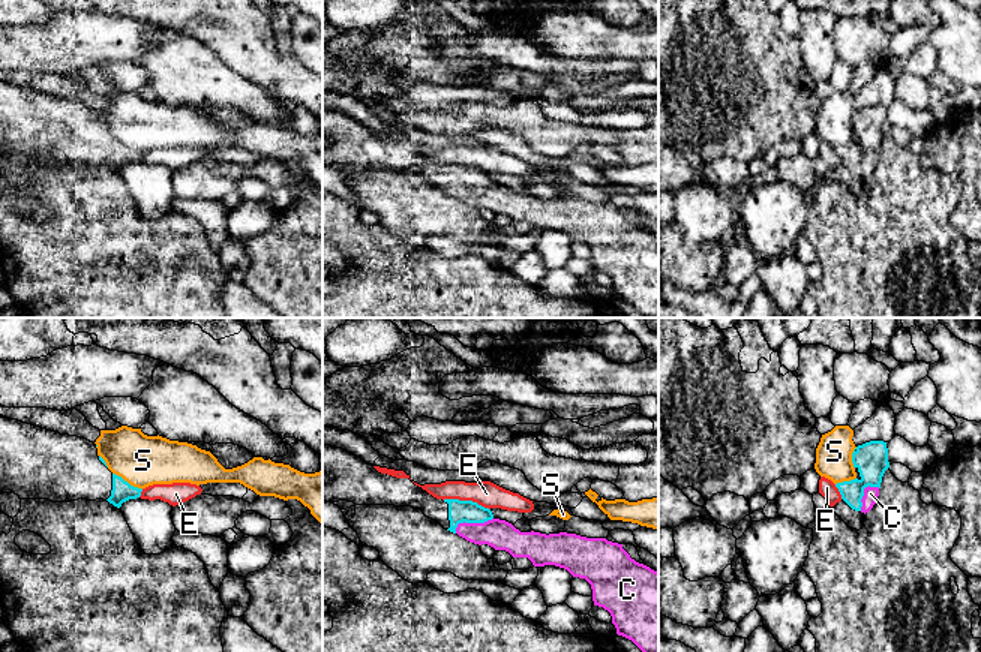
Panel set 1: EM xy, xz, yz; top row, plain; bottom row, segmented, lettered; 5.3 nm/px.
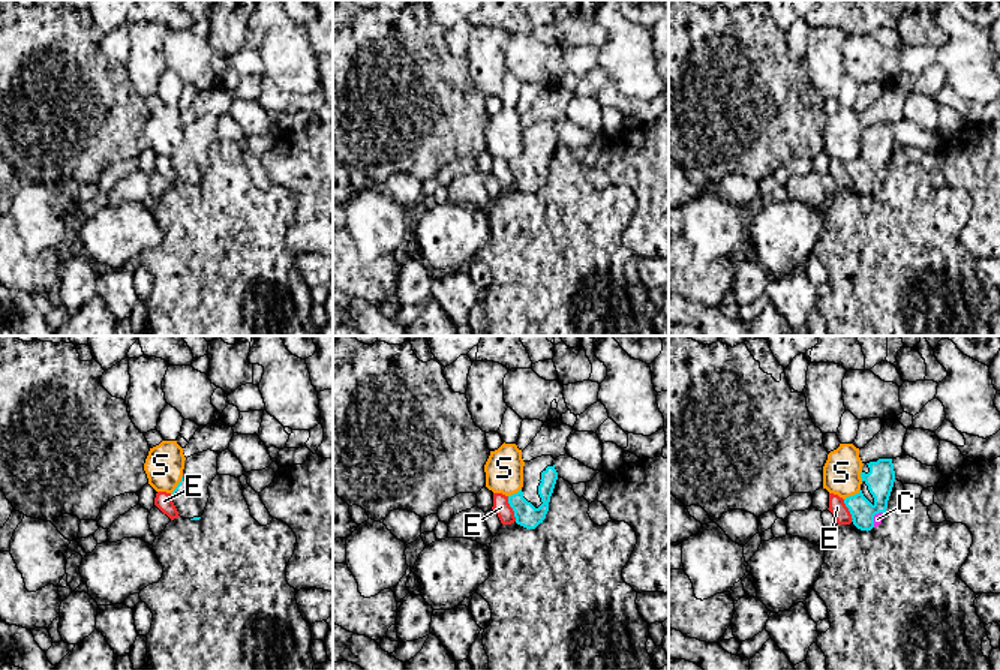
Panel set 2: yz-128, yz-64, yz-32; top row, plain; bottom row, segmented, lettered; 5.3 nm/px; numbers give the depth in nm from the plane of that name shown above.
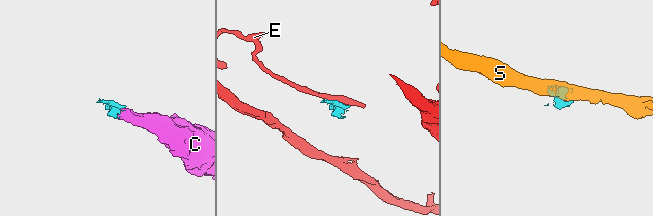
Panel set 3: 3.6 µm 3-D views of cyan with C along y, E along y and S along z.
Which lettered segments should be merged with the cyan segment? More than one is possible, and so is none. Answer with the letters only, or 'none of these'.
C

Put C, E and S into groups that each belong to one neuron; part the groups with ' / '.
C / E / S

